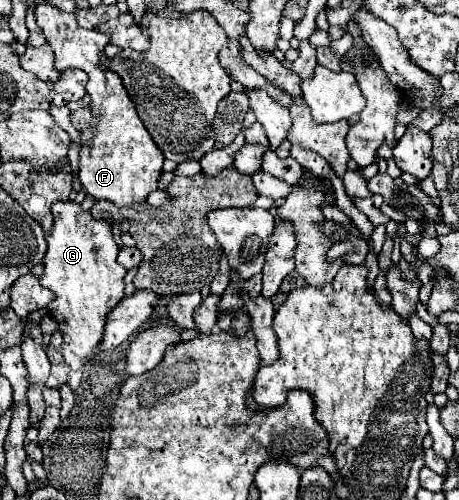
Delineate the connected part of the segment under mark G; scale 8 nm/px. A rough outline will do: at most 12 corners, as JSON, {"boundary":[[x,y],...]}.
{"boundary":[[52,205],[42,287],[64,361],[96,397],[122,373],[98,359],[126,269],[108,221]]}

